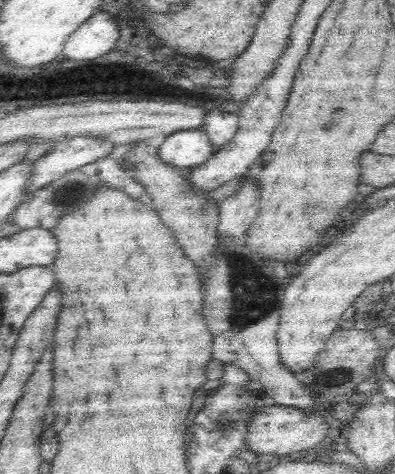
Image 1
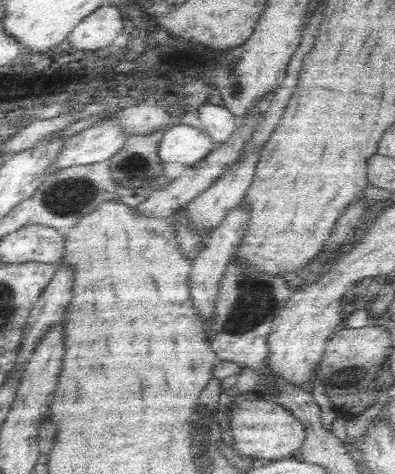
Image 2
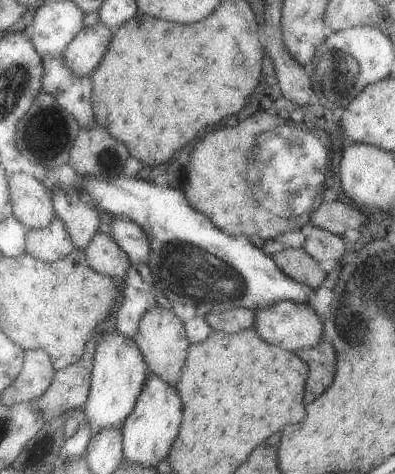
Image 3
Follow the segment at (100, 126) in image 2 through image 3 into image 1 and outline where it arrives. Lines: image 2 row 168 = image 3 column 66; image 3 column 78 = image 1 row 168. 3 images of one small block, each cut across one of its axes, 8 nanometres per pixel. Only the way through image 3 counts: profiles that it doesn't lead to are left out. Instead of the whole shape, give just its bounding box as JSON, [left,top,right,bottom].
[22,138,114,202]

